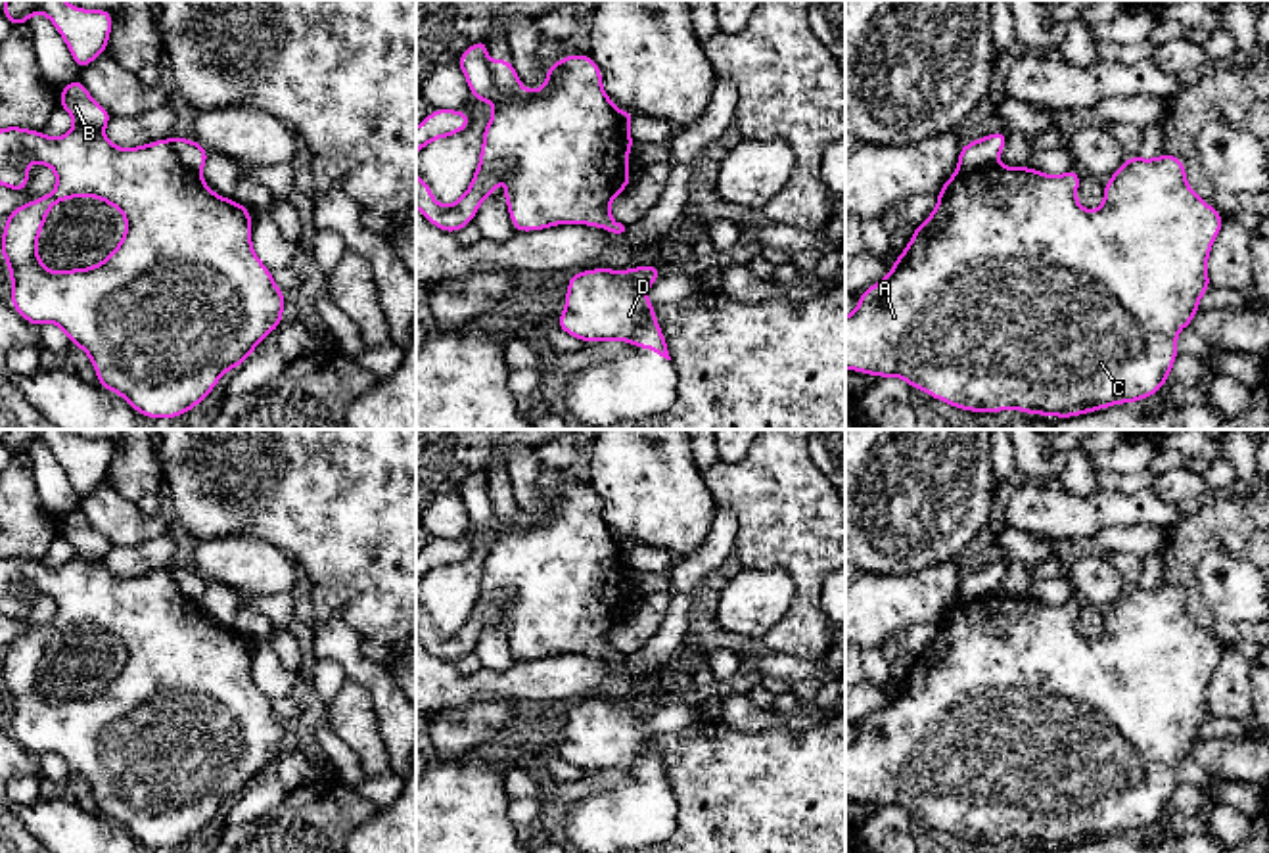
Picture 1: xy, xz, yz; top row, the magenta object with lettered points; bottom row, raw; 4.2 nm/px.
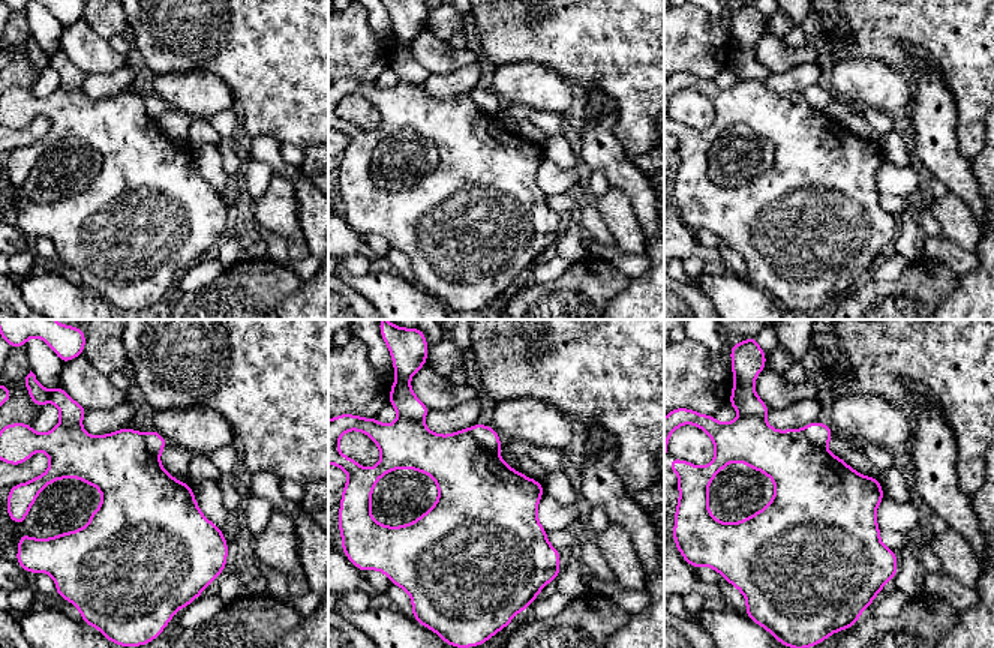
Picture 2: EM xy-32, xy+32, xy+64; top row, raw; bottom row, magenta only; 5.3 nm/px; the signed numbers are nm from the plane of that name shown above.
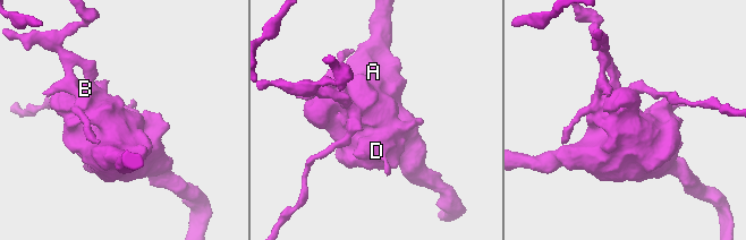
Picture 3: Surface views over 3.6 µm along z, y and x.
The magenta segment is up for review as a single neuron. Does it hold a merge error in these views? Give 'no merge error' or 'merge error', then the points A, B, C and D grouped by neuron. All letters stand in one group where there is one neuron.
merge error; groups A C D / B

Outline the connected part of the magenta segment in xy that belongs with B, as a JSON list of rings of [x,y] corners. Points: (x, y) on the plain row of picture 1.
[[[79,508],[59,518],[59,535],[73,546],[77,558],[90,562],[102,562],[113,546],[88,523]]]

